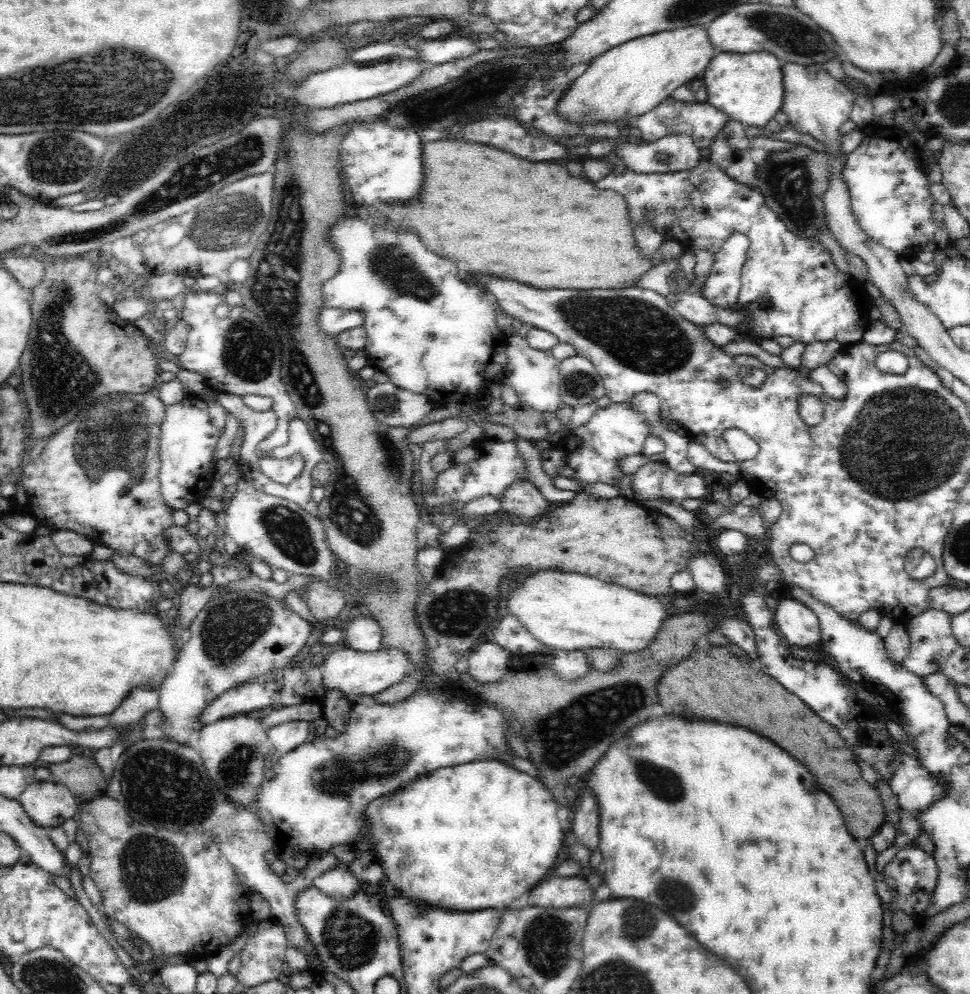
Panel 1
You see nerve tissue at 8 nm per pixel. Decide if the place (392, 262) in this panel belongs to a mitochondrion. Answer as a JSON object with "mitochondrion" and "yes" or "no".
{"mitochondrion":"yes"}

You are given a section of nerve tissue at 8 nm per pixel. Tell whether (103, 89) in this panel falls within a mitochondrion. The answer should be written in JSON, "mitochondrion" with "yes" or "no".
{"mitochondrion":"yes"}

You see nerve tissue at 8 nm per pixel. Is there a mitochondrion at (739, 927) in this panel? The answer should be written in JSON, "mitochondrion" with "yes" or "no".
{"mitochondrion":"no"}

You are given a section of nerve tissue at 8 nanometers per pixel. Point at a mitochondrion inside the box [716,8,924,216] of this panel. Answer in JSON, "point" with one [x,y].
{"point":[791,34]}

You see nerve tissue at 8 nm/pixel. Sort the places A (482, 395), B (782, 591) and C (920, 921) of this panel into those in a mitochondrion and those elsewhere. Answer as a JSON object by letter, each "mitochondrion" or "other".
{"A":"other","B":"other","C":"other"}

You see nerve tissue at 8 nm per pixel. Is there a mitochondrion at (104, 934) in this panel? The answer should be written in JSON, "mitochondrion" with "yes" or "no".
{"mitochondrion":"no"}

